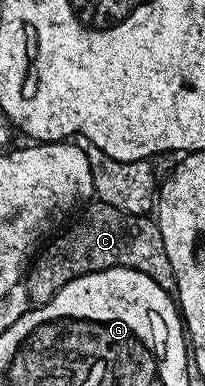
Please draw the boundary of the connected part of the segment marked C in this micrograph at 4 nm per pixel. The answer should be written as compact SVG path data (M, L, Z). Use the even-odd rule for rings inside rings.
M100 200L90 201L85 208L85 215L58 242L51 243L34 260L33 267L32 262L28 267L23 284L33 306L47 304L47 300L51 300L53 294L59 292L59 288L63 288L63 284L67 284L73 278L116 266L143 272L151 276L151 280L155 280L159 288L176 291L175 272L171 268L171 260L167 260L163 236L152 217L123 212Z

